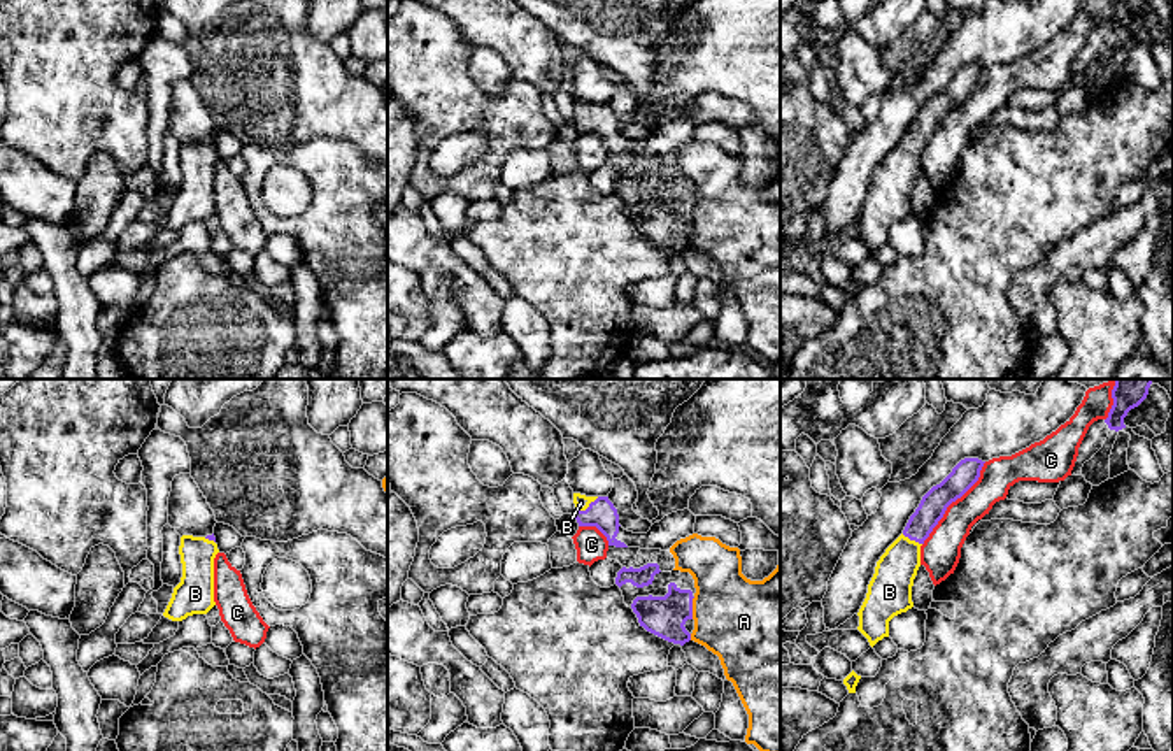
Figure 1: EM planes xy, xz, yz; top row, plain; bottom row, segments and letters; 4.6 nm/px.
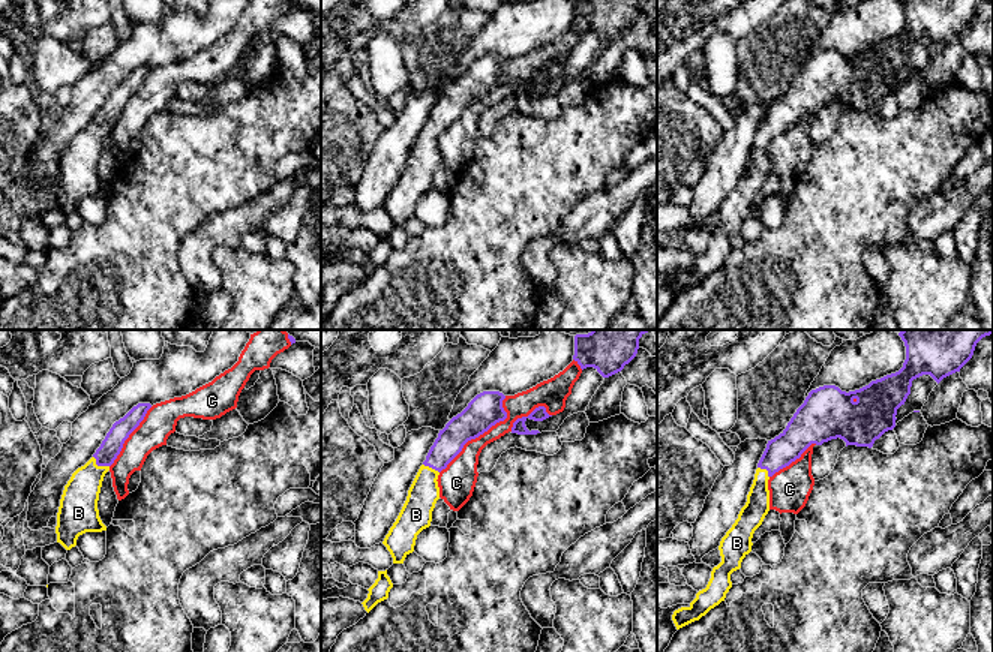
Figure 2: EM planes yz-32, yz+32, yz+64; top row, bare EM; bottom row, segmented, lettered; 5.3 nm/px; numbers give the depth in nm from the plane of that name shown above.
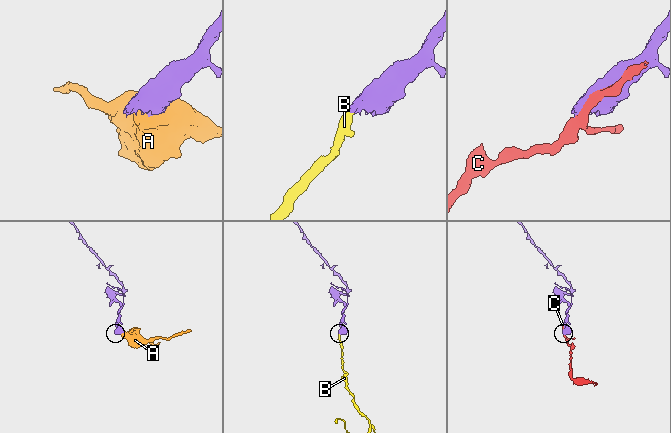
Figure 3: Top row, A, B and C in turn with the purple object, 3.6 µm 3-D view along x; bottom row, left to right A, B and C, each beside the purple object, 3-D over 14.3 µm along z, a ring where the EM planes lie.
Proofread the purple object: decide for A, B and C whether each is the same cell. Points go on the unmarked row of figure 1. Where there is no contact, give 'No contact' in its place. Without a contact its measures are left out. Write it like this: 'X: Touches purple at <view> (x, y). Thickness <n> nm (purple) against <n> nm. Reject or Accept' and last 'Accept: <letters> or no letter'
A: Touches purple at xz (691, 214). Thickness 190 nm (purple) against 380 nm. Reject
B: Touches purple at xz (588, 114). Thickness 130 nm (purple) against 70 nm. Accept
C: Touches purple at yz (952, 107). Thickness 120 nm (purple) against 180 nm. Reject
Accept: B

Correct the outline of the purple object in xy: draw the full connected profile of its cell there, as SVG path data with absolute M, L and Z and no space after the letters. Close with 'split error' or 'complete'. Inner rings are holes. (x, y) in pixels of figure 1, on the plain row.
M182 142L179 161L182 170L181 190L163 219L172 228L193 221L207 221L214 212L214 165L219 160L216 144Z; split error

